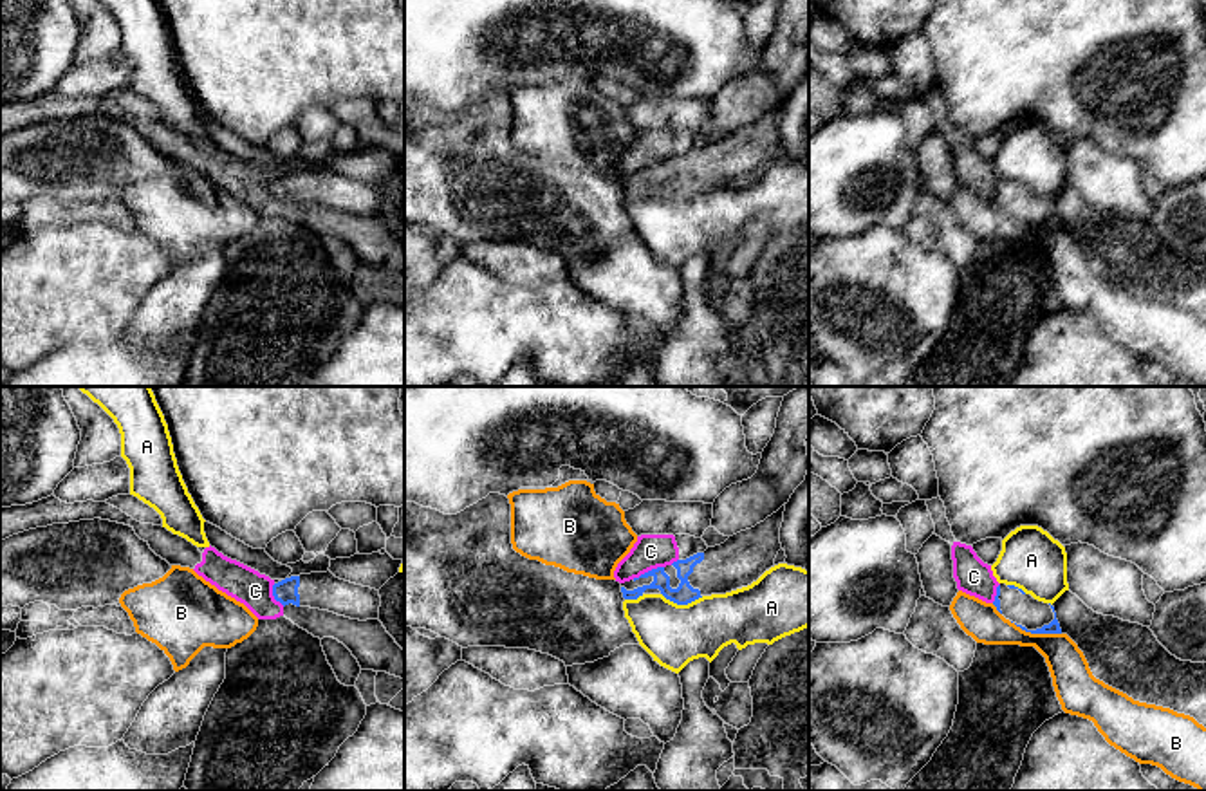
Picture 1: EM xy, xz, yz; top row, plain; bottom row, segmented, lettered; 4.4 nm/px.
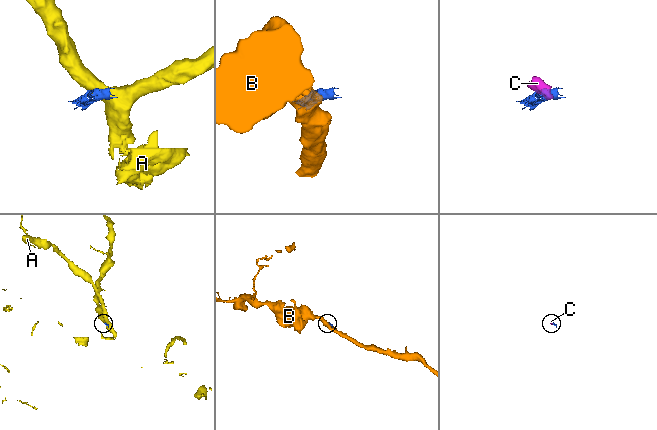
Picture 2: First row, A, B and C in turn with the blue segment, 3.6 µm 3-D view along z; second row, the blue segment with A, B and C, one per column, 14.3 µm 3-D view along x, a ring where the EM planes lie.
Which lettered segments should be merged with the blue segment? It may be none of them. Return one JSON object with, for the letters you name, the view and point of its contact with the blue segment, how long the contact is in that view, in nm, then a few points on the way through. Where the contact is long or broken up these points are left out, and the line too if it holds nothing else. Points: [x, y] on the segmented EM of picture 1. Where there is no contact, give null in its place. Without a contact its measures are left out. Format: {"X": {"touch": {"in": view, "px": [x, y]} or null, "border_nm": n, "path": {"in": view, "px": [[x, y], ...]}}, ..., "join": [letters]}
{"join": []}

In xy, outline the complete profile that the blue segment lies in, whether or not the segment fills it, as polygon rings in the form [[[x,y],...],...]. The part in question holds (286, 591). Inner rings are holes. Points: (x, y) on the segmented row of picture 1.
[[[330,571],[285,578],[273,585],[273,596],[283,607],[311,607],[350,619],[377,619],[379,591],[336,578]]]

